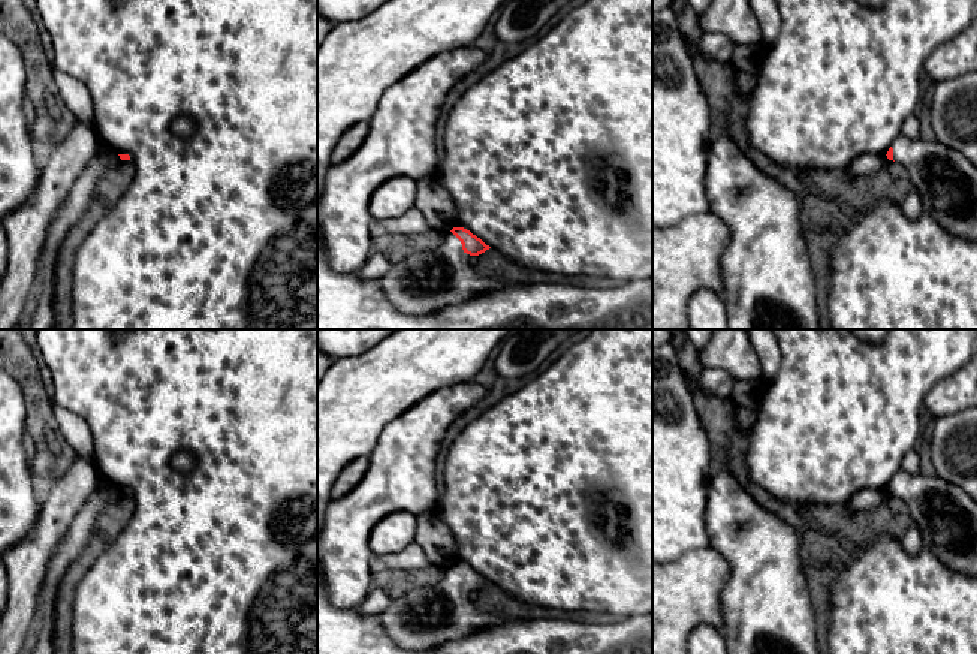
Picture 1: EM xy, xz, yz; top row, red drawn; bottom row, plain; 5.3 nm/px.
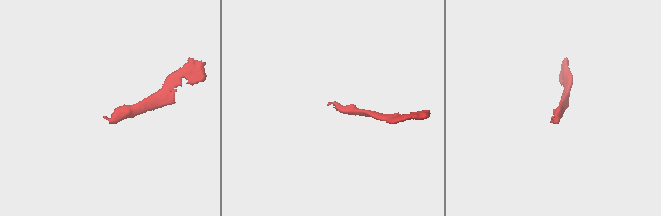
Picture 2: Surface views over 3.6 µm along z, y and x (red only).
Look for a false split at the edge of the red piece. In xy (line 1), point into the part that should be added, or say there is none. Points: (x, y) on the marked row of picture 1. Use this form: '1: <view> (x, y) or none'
1: none

